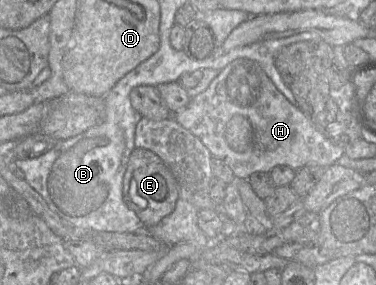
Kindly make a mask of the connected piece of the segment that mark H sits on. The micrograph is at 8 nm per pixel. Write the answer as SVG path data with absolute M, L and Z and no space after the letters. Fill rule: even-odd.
M238 58L219 70L201 93L192 97L173 118L209 150L226 163L237 180L248 180L254 172L270 172L278 165L297 170L306 165L329 167L344 155L344 148L325 137L274 85L261 65L249 58ZM236 115L246 117L253 128L253 143L245 152L233 150L227 143L225 130Z

